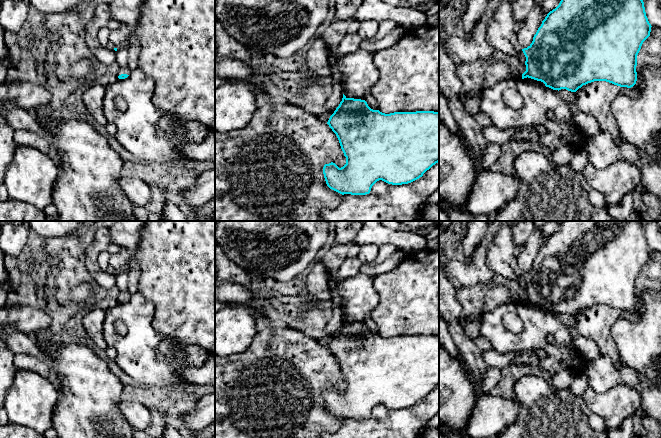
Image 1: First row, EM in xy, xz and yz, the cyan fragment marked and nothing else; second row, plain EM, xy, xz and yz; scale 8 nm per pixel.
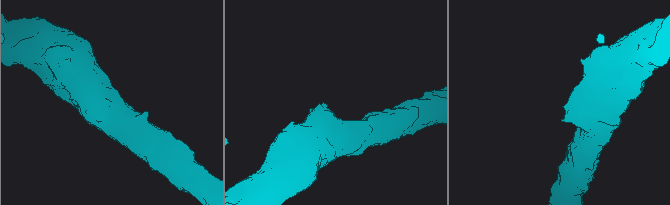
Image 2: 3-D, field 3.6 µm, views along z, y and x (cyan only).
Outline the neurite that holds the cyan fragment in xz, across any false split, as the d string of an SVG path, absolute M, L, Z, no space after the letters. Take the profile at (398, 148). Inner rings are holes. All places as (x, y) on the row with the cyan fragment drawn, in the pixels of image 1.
M343 94L342 101L340 102L339 106L336 108L334 113L330 116L327 124L332 129L332 131L336 134L341 149L346 157L346 164L339 168L335 163L331 162L329 164L325 164L323 167L323 174L326 181L327 186L344 195L344 194L351 194L351 195L366 195L369 194L371 191L372 186L379 180L382 180L388 184L392 185L402 185L411 183L420 177L429 170L433 165L439 162L439 112L434 111L416 111L416 112L394 112L390 114L385 114L380 112L379 110L371 109L365 100L361 99L354 99L354 98L347 98Z

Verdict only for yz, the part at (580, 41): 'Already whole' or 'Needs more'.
Needs more

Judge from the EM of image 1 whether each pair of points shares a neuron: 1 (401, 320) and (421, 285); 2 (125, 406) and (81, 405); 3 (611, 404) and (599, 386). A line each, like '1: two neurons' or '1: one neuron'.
1: one neuron
2: two neurons
3: two neurons

